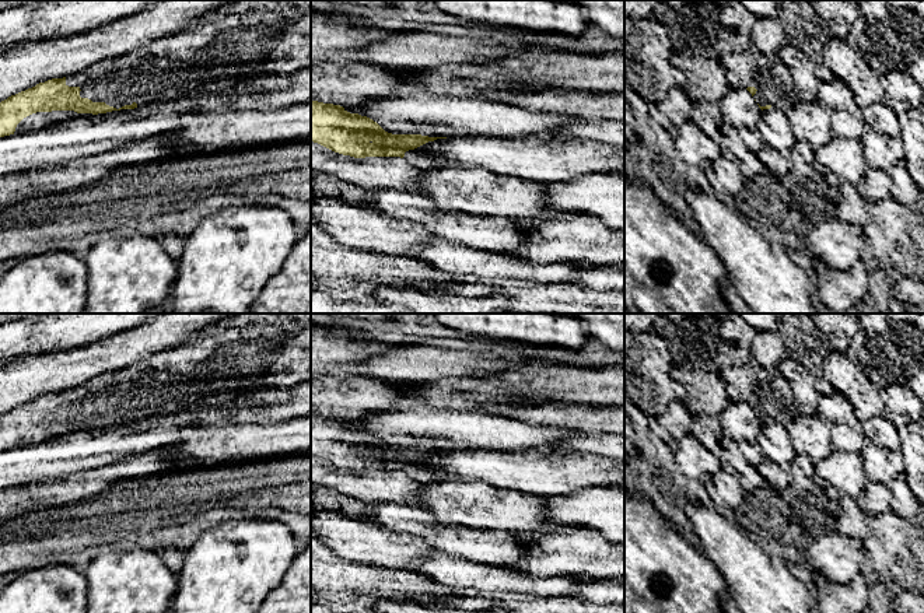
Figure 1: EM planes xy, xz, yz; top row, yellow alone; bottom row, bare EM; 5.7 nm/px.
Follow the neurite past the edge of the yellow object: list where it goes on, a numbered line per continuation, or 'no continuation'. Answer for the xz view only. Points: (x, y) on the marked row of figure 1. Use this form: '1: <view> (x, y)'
1: xz (416, 158)

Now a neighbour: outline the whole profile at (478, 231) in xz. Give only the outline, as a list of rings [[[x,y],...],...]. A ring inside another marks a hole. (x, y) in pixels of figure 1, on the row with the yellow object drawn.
[[[344,185],[343,197],[391,217],[419,223],[435,238],[475,251],[515,251],[528,242],[522,223],[507,217],[470,214],[454,207],[441,207],[433,199],[409,190],[370,190]]]

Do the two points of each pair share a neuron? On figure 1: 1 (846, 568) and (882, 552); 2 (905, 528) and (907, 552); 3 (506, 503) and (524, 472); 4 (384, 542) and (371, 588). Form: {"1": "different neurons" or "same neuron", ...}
{"1": "different neurons", "2": "same neuron", "3": "different neurons", "4": "different neurons"}

